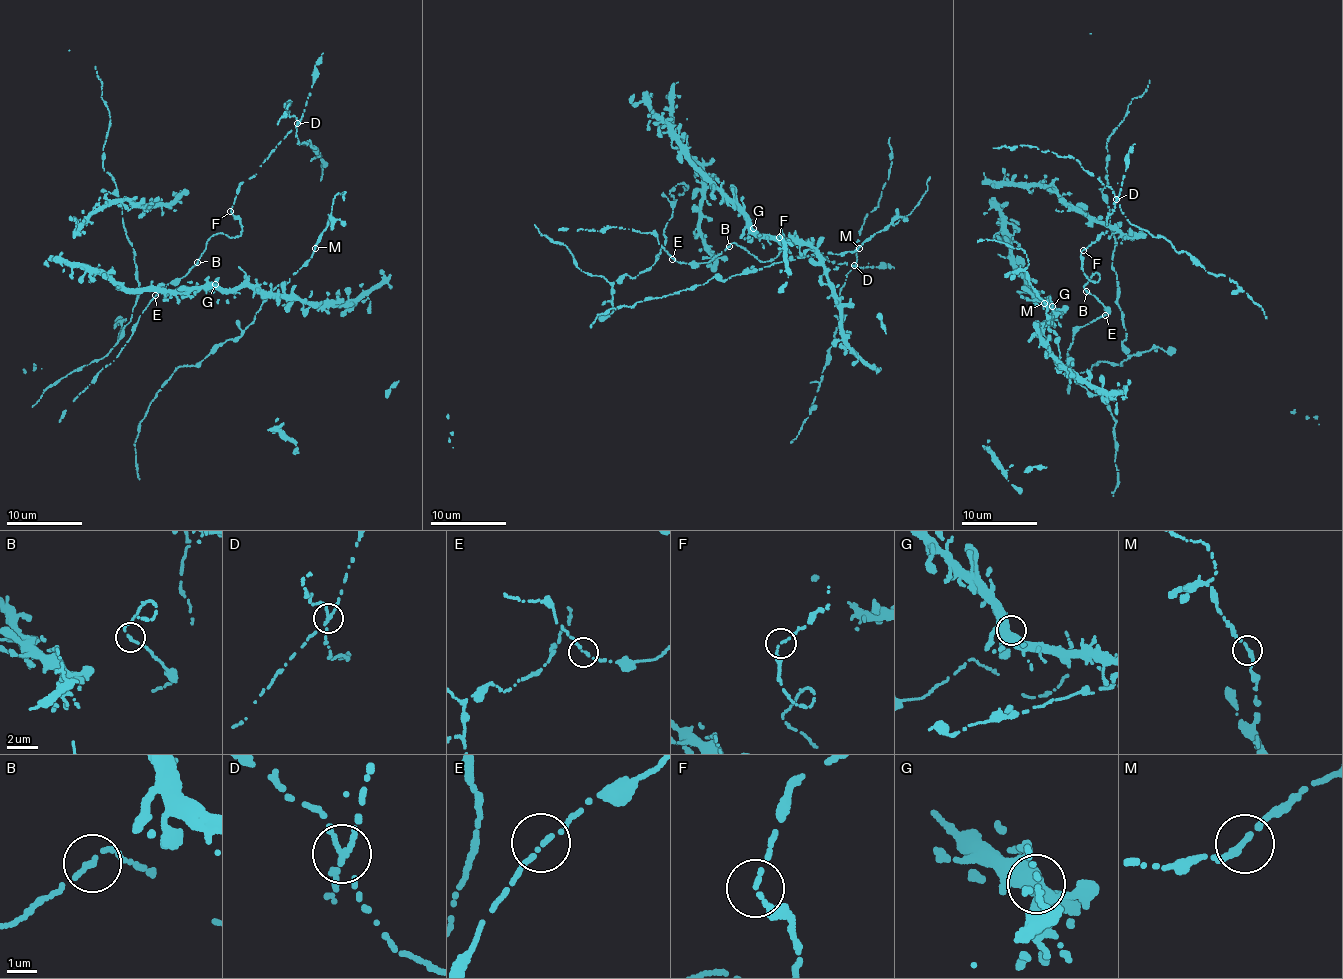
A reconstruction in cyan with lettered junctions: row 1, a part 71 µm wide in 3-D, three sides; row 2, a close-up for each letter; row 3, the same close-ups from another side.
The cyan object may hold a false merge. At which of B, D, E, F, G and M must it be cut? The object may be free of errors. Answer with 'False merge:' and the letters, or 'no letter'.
False merge: D

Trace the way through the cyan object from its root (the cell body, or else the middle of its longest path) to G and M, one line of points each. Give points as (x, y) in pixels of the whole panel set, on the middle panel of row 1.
G: (747, 242), (748, 232), (753, 228)
M: (747, 242), (749, 233), (809, 244), (822, 258), (821, 252), (852, 252), (859, 248)

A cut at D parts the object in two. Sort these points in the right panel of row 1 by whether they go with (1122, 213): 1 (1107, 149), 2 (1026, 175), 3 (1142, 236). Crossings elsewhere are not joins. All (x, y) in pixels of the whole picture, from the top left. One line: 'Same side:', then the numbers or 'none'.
Same side: none

